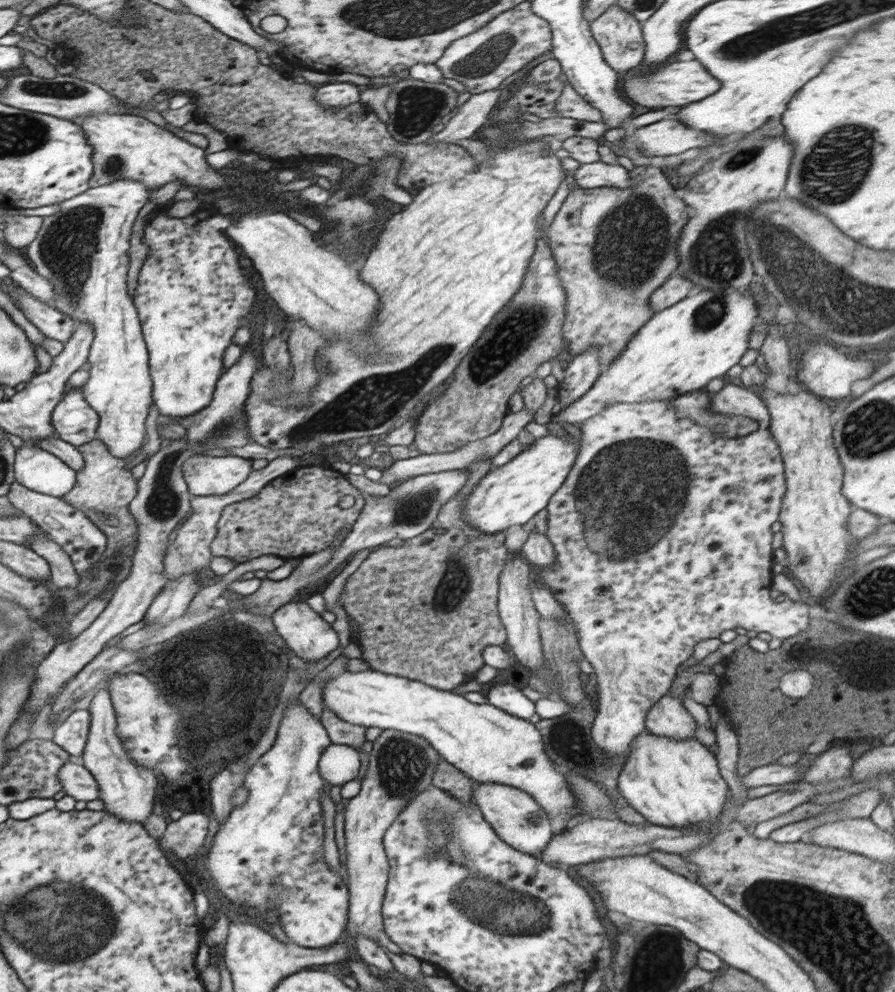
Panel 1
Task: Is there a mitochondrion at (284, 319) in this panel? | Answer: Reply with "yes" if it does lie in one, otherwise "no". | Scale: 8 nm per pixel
no

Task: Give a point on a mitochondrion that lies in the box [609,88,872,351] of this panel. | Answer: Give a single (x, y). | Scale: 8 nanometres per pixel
(716, 255)

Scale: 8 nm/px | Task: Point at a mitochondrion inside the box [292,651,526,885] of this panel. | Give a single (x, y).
(402, 764)

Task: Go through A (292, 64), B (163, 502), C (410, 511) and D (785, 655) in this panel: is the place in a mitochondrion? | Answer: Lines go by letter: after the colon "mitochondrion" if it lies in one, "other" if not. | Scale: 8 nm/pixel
A: other
B: mitochondrion
C: mitochondrion
D: other

